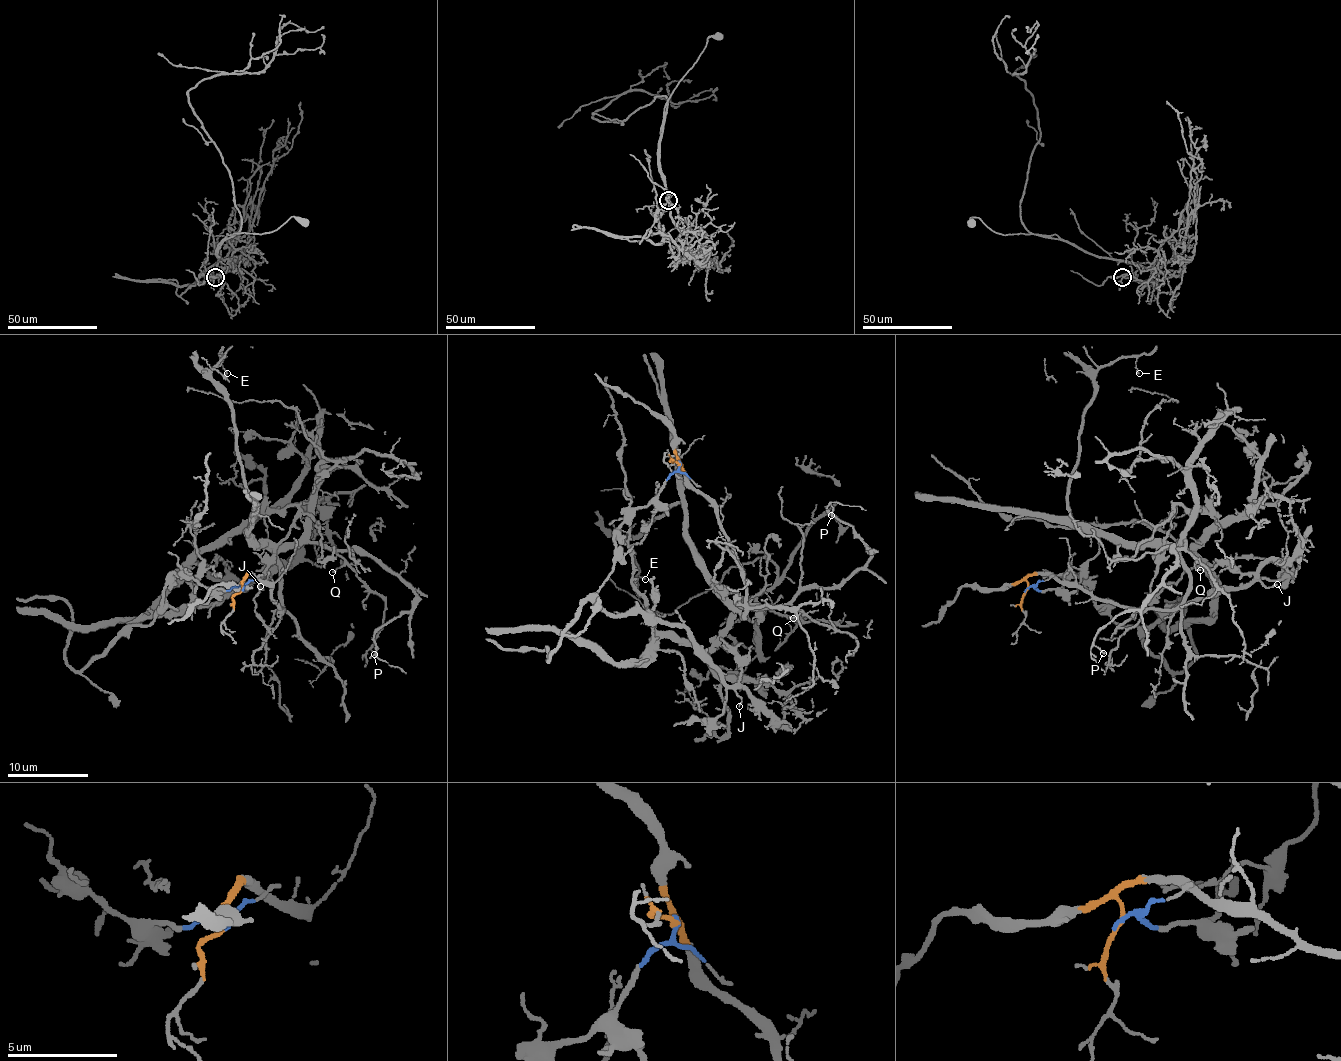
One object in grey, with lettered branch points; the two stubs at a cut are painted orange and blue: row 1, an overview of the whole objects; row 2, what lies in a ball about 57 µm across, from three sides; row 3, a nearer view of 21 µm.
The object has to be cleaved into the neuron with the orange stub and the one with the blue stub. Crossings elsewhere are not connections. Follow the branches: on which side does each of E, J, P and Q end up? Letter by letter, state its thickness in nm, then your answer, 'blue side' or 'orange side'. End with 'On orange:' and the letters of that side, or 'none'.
E: 120 nm | orange side
J: 130 nm | blue side
P: 130 nm | orange side
Q: 100 nm | orange side
On orange: E, P, Q

